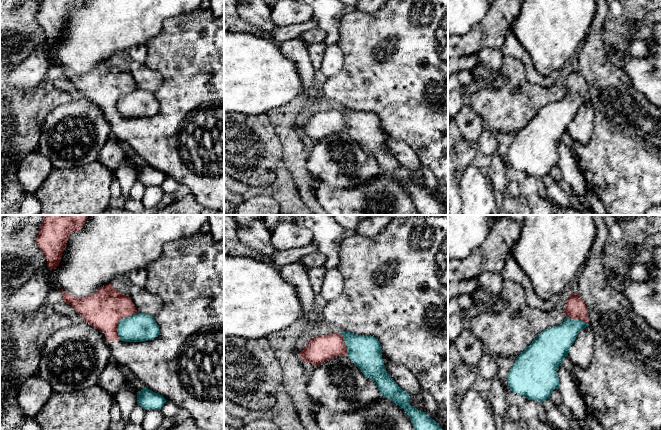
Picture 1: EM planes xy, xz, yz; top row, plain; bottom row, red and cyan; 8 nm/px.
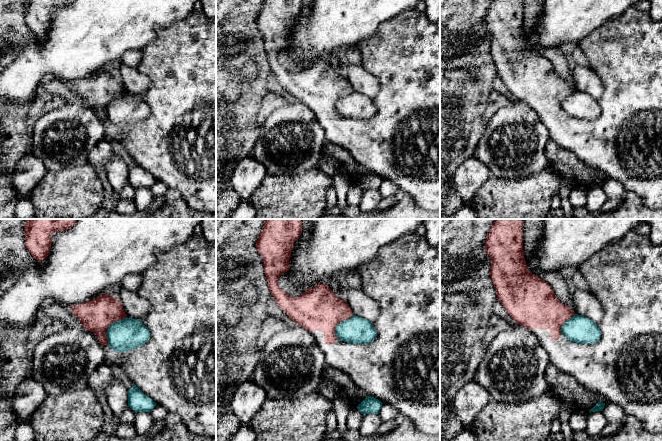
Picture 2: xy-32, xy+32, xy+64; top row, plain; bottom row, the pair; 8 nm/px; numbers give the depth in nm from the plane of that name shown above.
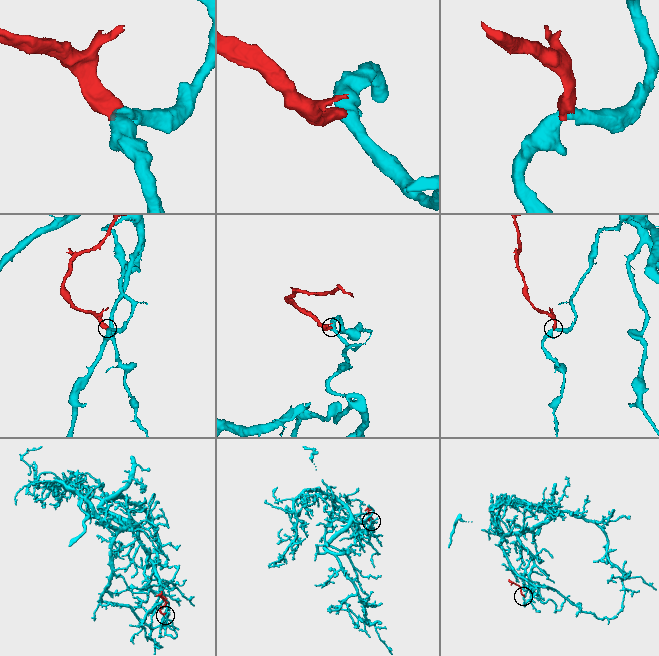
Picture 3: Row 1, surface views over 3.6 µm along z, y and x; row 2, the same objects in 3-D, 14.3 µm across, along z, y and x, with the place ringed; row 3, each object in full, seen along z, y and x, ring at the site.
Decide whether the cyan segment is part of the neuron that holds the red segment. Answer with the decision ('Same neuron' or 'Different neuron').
Different neuron

